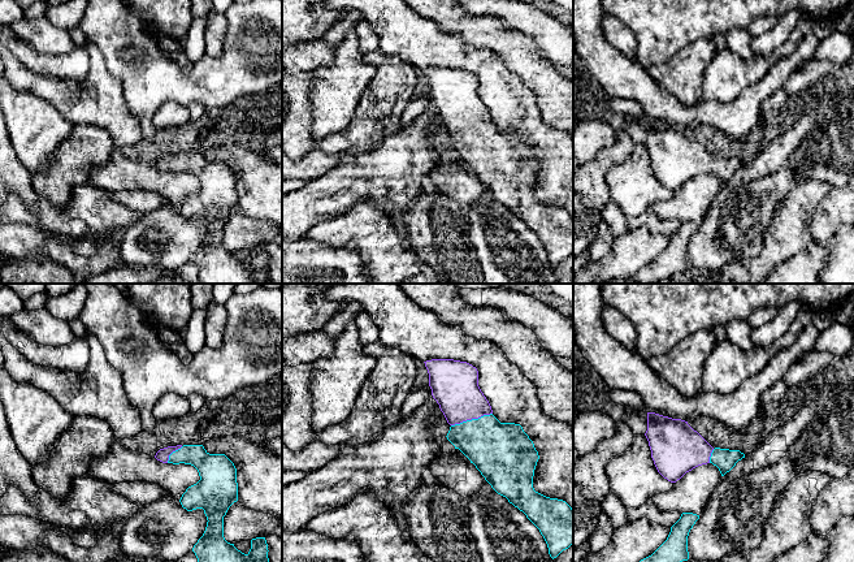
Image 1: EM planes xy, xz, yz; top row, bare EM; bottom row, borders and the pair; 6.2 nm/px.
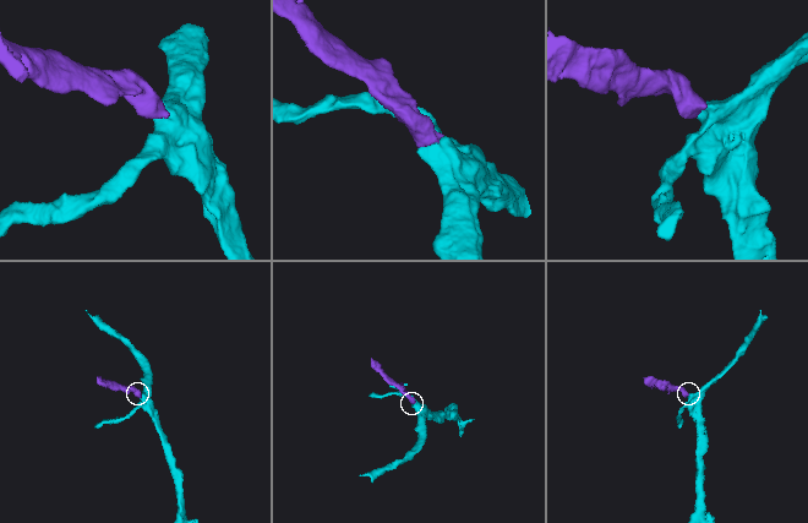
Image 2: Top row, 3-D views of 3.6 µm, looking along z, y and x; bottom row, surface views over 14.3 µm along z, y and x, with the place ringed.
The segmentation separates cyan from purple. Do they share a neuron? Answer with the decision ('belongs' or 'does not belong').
belongs

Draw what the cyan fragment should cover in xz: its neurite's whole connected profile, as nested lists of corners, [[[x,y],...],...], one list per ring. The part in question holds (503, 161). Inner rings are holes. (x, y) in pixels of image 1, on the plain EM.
[[[432,68],[424,70],[432,104],[451,134],[447,148],[481,181],[491,196],[523,220],[539,238],[554,268],[573,252],[573,217],[563,208],[546,206],[533,196],[538,160],[520,133],[500,131],[478,95],[478,79],[467,70]]]

